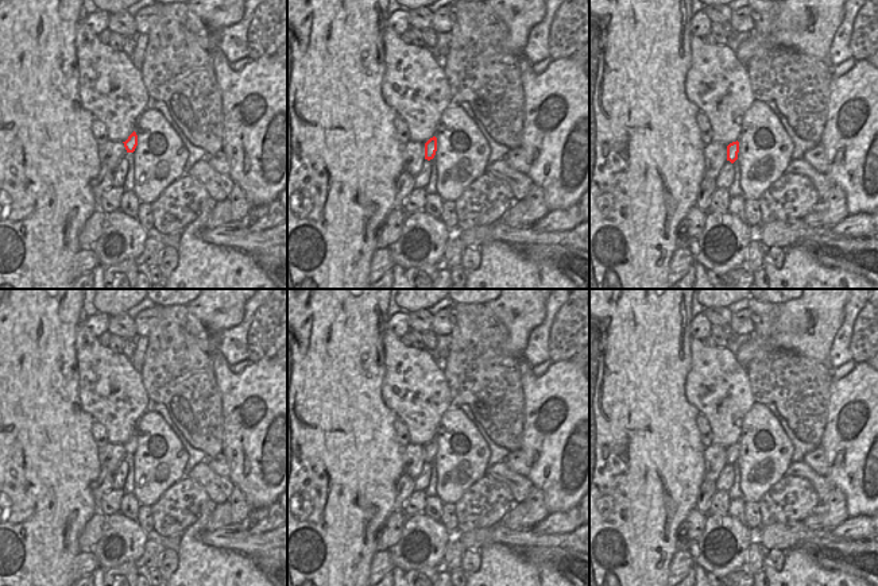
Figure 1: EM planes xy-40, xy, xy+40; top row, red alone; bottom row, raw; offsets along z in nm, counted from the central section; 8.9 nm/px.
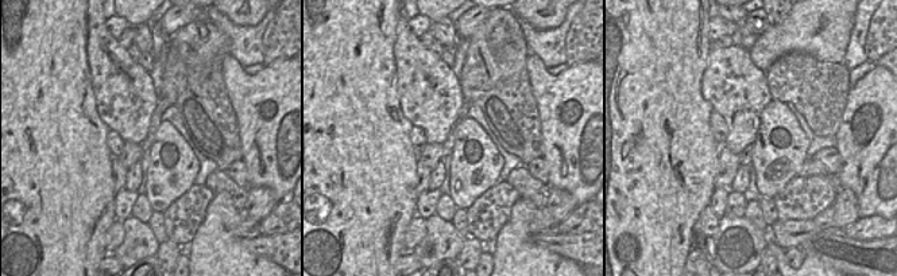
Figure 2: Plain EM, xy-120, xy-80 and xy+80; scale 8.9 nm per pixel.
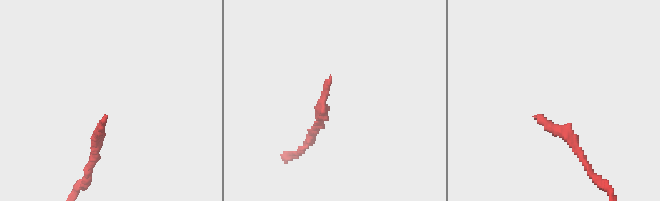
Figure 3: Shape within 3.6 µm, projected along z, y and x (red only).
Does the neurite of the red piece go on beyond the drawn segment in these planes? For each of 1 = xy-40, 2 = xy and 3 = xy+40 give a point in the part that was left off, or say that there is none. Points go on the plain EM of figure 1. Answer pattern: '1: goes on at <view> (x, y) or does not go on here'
1: does not go on here
2: does not go on here
3: does not go on here

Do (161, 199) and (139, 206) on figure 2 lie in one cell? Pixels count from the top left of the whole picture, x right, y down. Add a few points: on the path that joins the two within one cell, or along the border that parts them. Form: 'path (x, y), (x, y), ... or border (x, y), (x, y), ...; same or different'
border (143, 194), (154, 210); different

